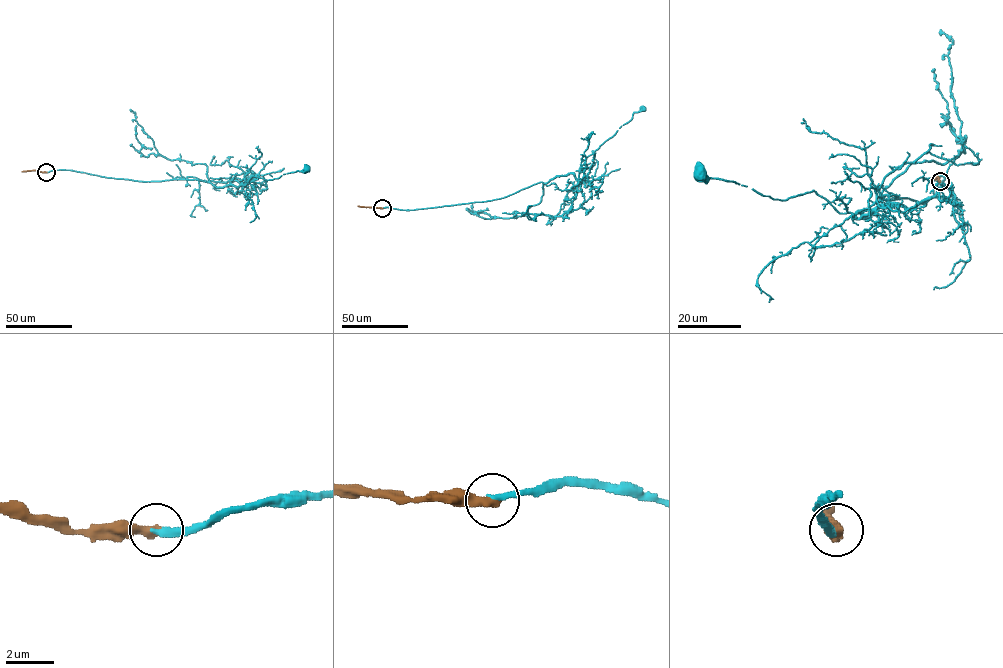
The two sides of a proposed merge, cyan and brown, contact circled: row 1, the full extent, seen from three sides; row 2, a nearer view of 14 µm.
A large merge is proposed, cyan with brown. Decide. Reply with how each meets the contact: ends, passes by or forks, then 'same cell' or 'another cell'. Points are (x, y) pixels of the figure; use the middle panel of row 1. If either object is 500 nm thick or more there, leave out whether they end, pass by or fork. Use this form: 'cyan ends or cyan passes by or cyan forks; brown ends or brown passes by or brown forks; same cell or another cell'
cyan ends; brown ends; another cell

